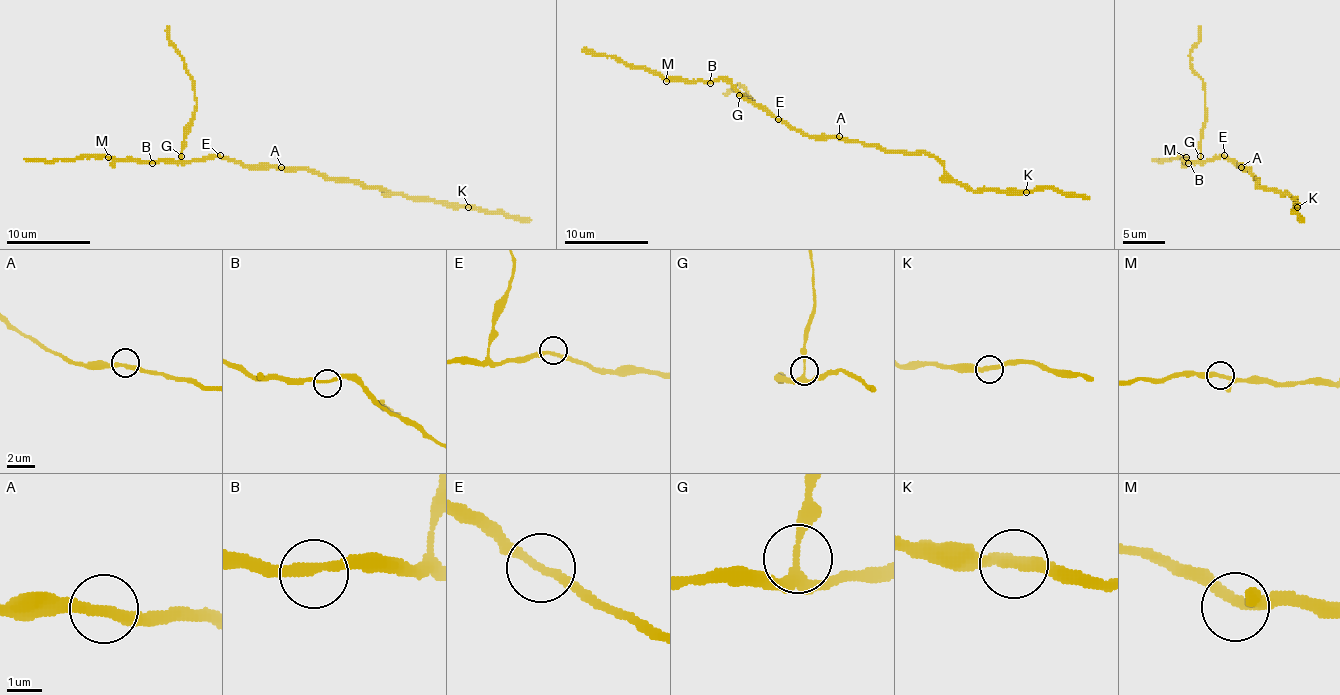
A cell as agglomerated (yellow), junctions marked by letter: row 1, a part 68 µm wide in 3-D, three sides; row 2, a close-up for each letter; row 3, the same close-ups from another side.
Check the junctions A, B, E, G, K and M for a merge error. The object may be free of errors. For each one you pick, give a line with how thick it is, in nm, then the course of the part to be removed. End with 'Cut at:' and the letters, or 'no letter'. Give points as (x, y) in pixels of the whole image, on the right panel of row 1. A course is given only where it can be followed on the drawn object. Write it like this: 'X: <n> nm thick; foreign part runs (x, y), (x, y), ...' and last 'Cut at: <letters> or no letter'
Cut at: no letter

